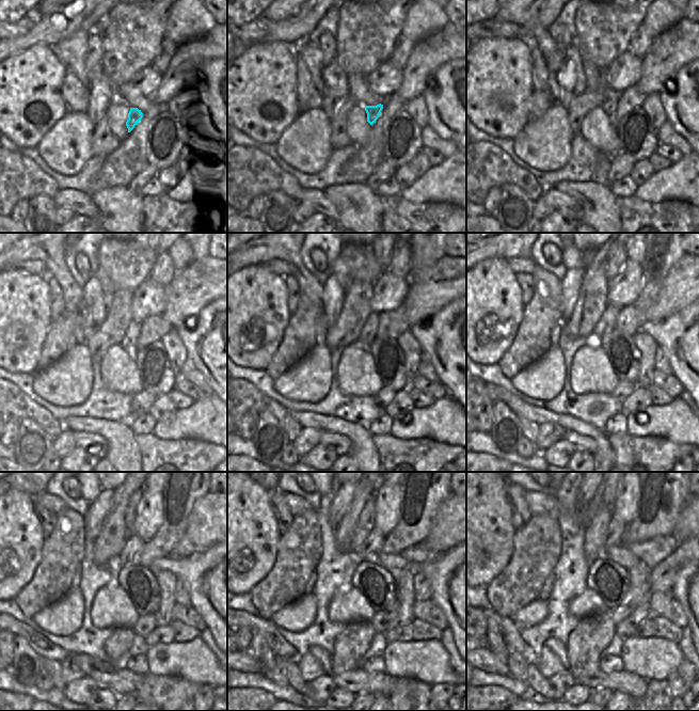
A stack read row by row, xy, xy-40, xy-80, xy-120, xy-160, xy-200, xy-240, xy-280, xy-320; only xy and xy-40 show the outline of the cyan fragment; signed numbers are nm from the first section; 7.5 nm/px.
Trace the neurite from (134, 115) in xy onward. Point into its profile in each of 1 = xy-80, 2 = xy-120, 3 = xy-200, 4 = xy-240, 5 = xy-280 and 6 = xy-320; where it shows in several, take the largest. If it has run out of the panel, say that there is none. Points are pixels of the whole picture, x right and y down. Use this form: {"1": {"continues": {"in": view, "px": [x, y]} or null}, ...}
{"1": {"continues": {"in": "xy-80", "px": [608, 106]}}, "2": {"continues": {"in": "xy-120", "px": [130, 340]}}, "3": {"continues": {"in": "xy-200", "px": [607, 322]}}, "4": {"continues": {"in": "xy-240", "px": [131, 551]}}, "5": {"continues": {"in": "xy-280", "px": [370, 549]}}, "6": {"continues": {"in": "xy-320", "px": [616, 528]}}}

